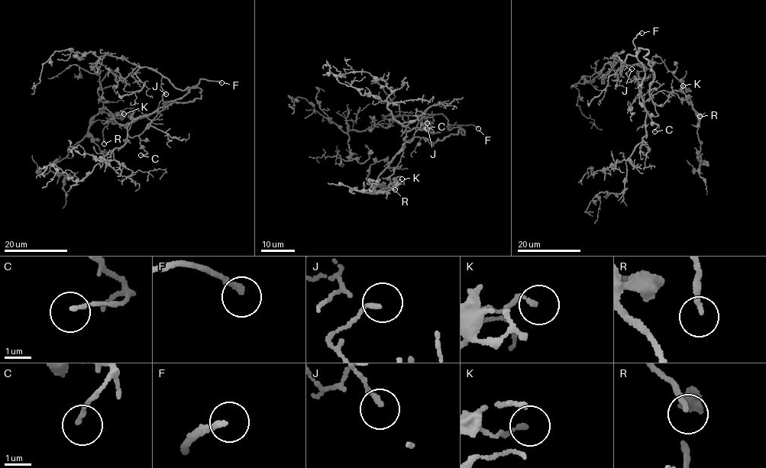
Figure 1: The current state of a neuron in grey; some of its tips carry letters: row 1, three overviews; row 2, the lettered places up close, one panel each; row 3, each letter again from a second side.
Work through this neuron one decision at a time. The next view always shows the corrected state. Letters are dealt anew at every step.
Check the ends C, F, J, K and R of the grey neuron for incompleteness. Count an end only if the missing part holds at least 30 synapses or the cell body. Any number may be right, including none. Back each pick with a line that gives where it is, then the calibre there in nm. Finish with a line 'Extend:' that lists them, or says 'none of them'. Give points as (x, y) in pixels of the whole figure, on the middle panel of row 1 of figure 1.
F: place (478, 128); calibre 190 nm
Extend: F

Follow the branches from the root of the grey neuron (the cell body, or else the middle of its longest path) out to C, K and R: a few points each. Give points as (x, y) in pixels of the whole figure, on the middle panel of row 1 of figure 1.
C: (436, 132), (427, 130), (425, 122), (418, 130), (433, 132), (427, 128)
K: (436, 132), (421, 127), (406, 133), (400, 162), (388, 166), (373, 188), (388, 188), (402, 179)
R: (436, 132), (433, 133), (421, 127), (412, 128), (406, 133), (400, 162), (390, 176), (389, 187), (395, 189)

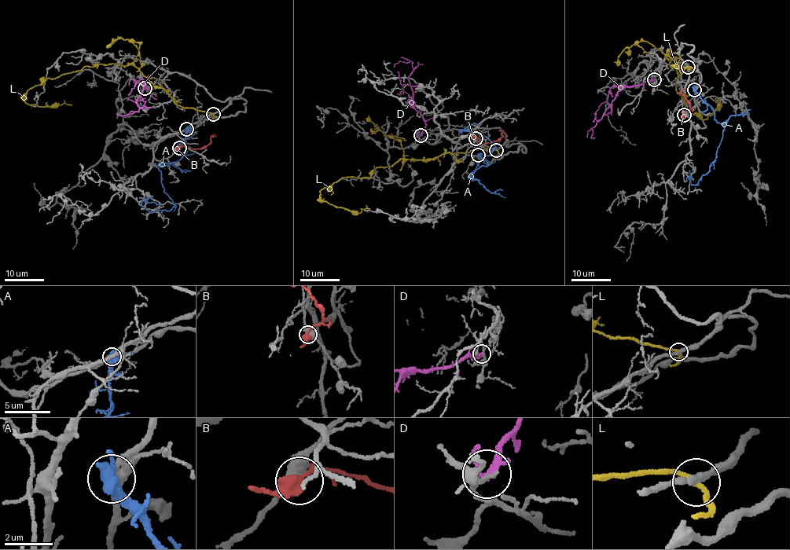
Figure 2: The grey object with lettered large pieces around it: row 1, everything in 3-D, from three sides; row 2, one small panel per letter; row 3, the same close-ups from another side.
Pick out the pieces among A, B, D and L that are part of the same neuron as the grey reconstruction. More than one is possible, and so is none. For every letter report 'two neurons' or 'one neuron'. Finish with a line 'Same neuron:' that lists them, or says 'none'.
A: two neurons
B: two neurons
D: two neurons
L: one neuron
Same neuron: L

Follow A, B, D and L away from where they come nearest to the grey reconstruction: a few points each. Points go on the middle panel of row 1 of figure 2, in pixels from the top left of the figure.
A: (478, 155), (488, 164), (470, 176), (494, 146), (475, 132), (460, 130), (477, 124)
B: (475, 138), (479, 144), (496, 141), (501, 134), (505, 137)
D: (420, 135), (425, 122), (414, 107), (408, 81), (413, 63), (410, 60), (399, 61), (394, 67)
L: (497, 149), (401, 159), (369, 177), (343, 177), (321, 190), (329, 204), (359, 213), (370, 208)

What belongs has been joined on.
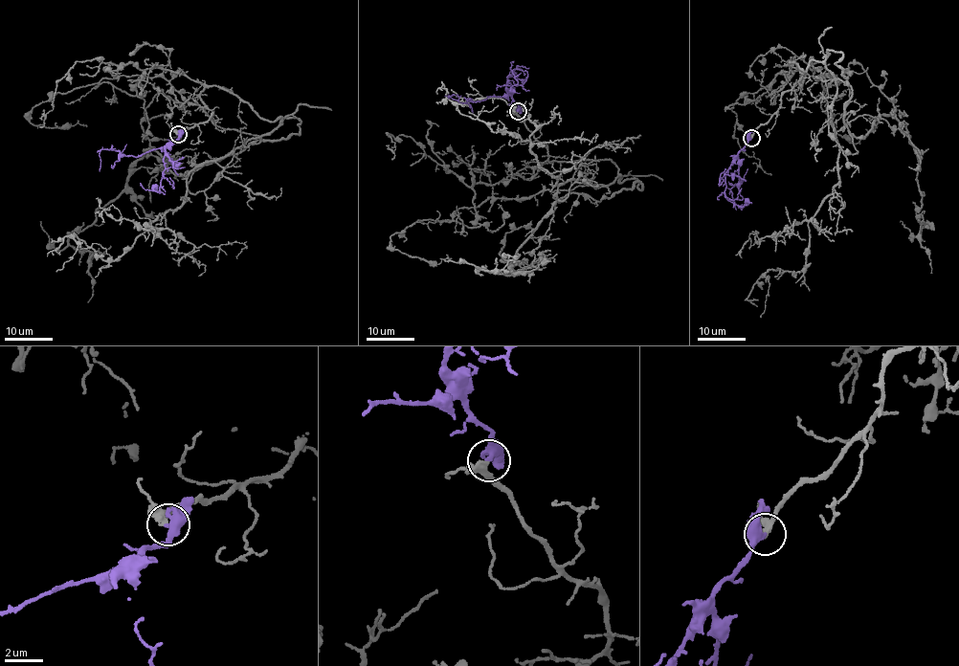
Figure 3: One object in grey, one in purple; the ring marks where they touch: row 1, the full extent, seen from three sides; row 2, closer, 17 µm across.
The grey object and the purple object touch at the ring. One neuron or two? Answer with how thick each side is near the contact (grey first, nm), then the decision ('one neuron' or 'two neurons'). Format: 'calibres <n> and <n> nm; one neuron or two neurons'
calibres 240 and 360 nm; one neuron

